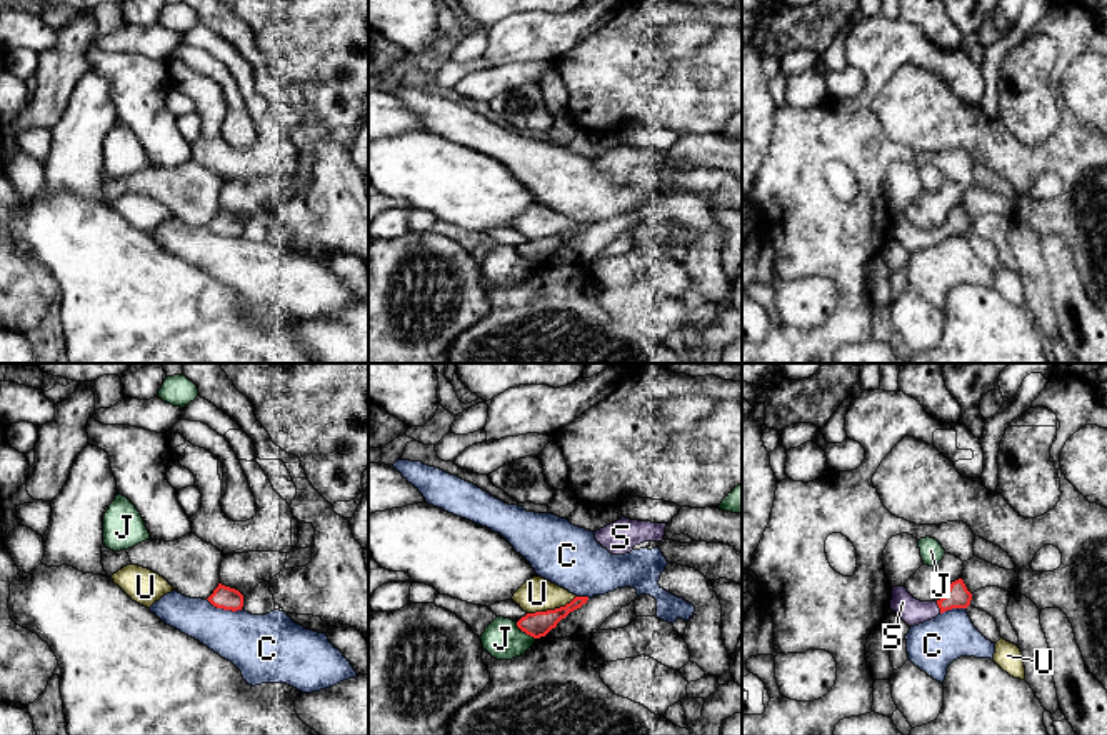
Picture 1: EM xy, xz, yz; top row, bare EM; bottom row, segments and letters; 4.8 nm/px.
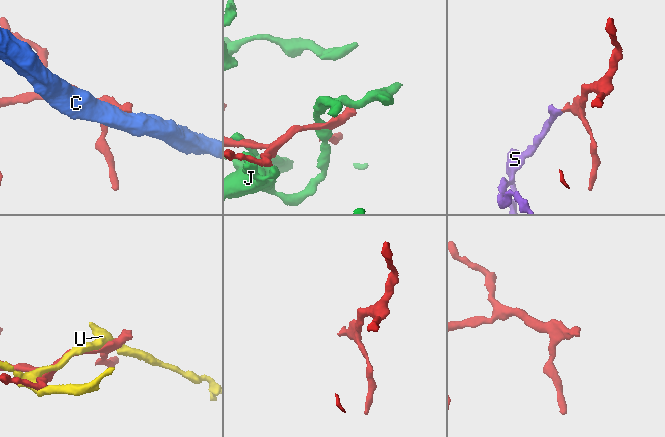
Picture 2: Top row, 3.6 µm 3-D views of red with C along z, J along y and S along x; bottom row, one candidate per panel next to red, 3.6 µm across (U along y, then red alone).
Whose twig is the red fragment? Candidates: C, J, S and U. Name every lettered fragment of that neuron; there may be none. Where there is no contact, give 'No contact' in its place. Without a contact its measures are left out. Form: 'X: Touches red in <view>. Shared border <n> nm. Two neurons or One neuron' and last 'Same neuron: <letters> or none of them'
C: Touches red in xy. Shared border 180 nm. Two neurons
J: Touches red in xz. Shared border 130 nm. Two neurons
S: Touches red in yz. Shared border 60 nm. One neuron
U: Touches red in xz. Shared border 260 nm. Two neurons
Same neuron: S

